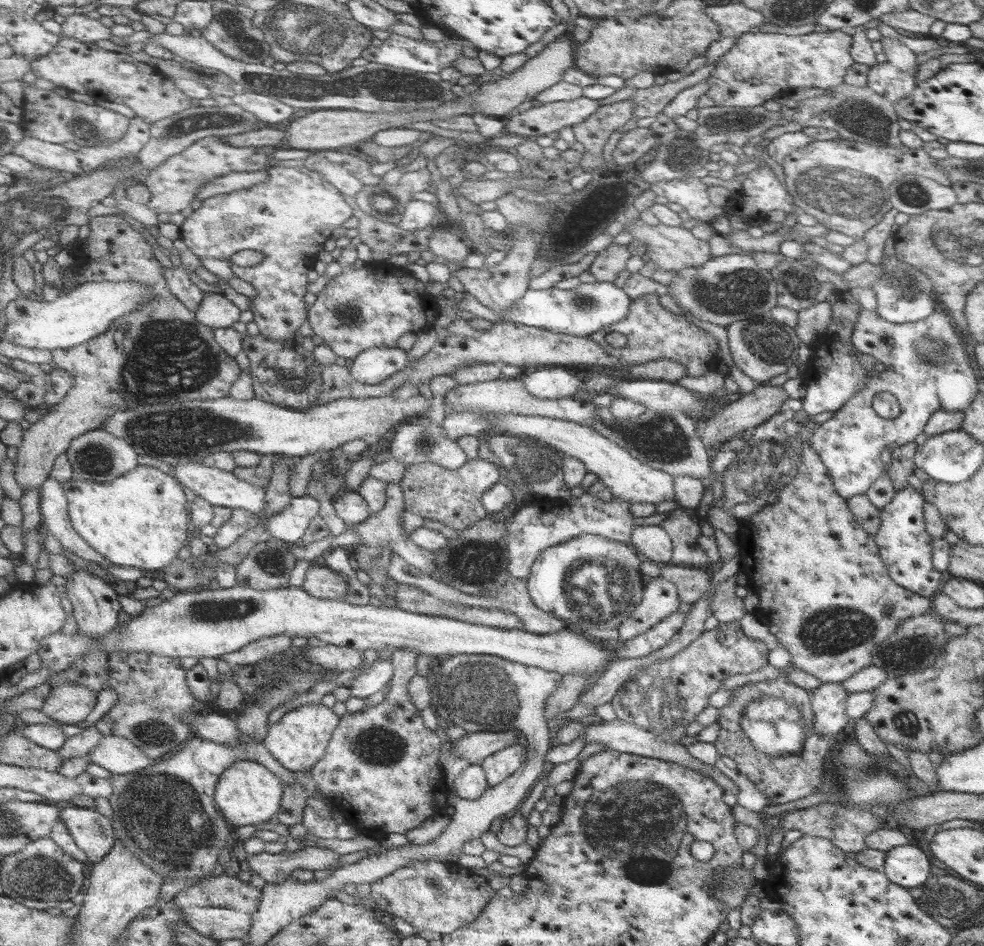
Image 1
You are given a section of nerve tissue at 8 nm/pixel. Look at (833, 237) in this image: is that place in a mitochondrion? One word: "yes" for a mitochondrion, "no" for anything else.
yes

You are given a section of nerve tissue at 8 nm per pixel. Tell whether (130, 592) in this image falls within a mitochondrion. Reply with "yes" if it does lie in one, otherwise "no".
no

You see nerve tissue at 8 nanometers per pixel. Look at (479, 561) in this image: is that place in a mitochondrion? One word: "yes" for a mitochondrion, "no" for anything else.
yes

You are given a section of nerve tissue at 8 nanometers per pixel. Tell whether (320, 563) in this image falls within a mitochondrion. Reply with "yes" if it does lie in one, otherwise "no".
no

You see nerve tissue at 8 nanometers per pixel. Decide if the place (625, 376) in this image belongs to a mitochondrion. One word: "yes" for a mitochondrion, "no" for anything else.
no

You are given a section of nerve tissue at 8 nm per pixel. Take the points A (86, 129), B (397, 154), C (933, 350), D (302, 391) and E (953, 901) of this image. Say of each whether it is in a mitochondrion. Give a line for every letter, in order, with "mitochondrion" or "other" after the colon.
A: mitochondrion
B: other
C: mitochondrion
D: mitochondrion
E: mitochondrion

